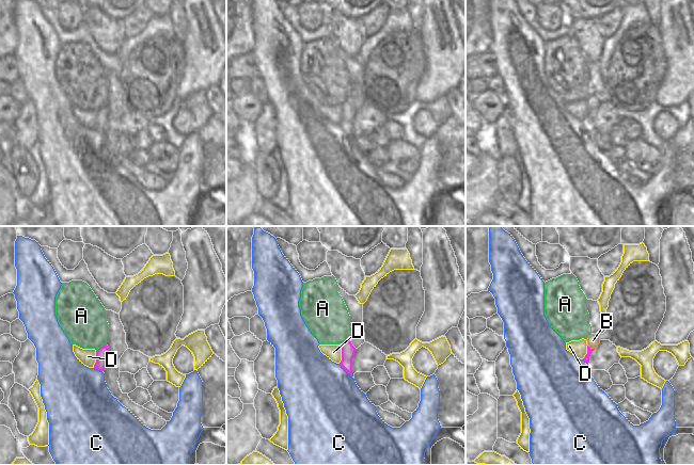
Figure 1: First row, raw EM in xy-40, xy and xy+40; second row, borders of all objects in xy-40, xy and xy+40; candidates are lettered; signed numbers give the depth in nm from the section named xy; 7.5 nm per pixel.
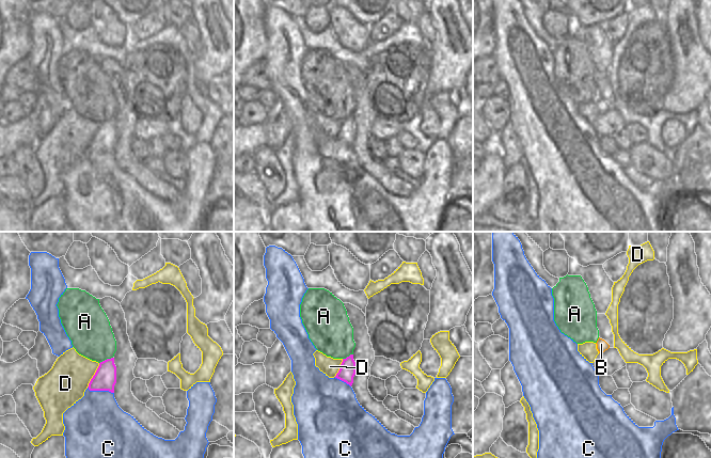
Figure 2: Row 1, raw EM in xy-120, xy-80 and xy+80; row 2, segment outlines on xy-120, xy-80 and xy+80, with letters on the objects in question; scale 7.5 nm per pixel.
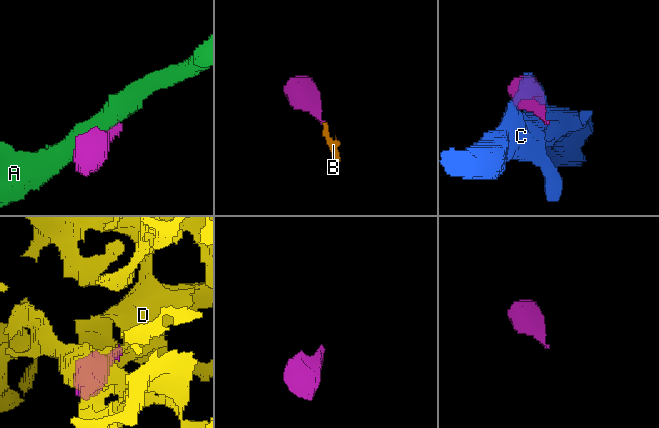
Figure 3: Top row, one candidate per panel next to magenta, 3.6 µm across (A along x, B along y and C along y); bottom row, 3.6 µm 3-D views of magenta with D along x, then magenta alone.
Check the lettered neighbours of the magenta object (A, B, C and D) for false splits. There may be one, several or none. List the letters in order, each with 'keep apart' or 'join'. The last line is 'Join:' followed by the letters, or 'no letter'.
A: keep apart
B: join
C: keep apart
D: keep apart
Join: B

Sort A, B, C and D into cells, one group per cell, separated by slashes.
A / B / C / D

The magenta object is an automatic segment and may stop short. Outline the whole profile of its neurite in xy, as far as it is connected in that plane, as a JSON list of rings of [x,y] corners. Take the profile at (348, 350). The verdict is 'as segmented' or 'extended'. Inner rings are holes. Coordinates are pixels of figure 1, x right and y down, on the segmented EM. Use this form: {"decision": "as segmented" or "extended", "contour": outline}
{"decision": "as segmented", "contour": [[[349,338],[342,343],[342,360],[340,365],[342,368],[352,375],[352,358],[354,356],[356,348],[352,346]]]}

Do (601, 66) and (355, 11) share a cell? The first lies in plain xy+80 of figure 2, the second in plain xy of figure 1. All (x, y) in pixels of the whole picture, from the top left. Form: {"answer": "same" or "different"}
{"answer": "different"}

